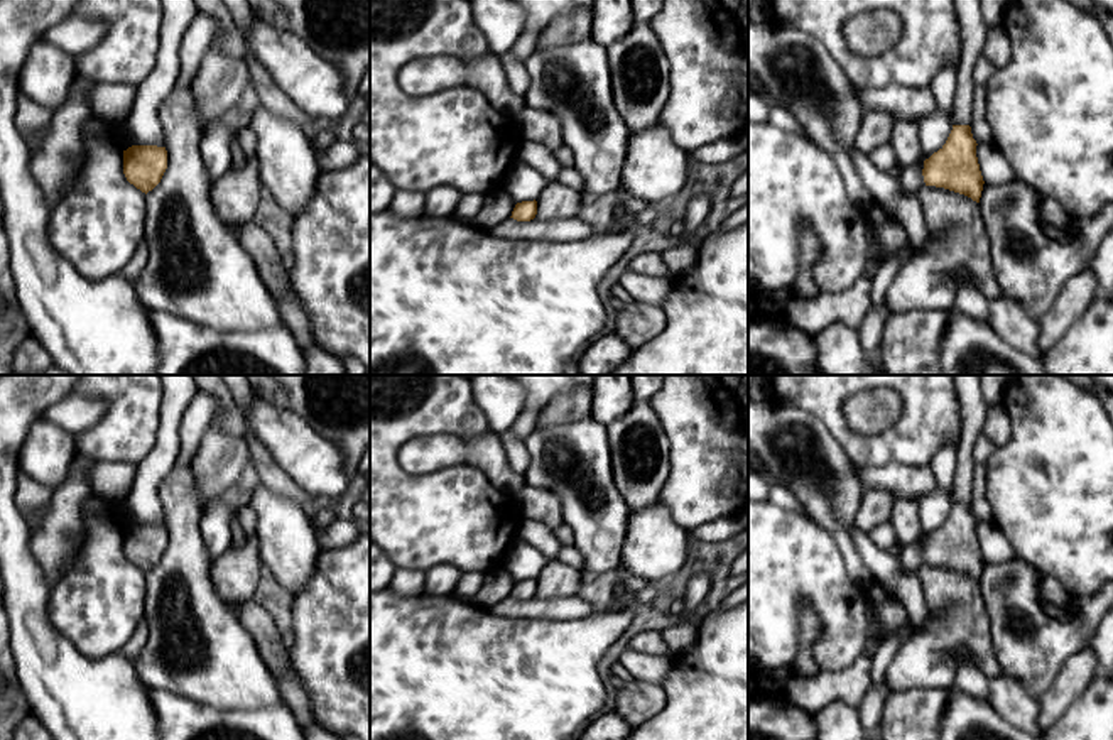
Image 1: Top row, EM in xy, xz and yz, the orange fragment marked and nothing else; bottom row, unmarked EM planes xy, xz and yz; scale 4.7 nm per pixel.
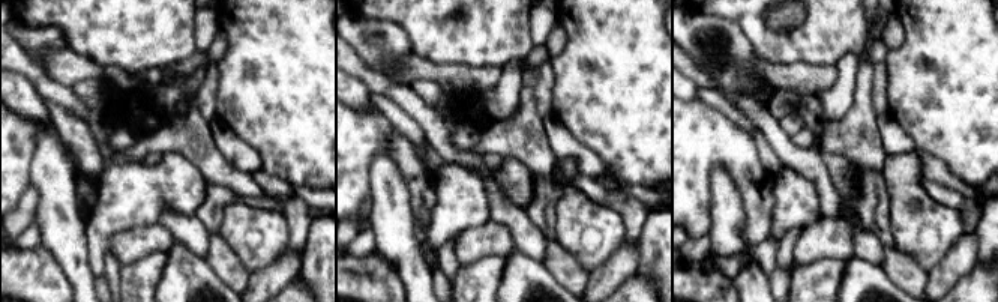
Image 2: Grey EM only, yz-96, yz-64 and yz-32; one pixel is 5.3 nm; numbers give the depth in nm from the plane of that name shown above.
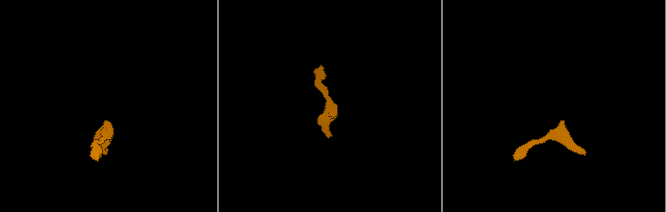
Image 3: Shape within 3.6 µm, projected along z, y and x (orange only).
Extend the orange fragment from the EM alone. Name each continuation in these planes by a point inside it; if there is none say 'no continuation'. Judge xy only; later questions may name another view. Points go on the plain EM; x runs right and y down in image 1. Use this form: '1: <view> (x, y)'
no continuation

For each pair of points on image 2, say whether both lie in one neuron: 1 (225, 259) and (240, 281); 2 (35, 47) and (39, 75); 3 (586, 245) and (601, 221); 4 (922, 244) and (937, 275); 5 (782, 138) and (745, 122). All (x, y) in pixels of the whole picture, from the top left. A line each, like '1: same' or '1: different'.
1: same
2: different
3: same
4: different
5: different

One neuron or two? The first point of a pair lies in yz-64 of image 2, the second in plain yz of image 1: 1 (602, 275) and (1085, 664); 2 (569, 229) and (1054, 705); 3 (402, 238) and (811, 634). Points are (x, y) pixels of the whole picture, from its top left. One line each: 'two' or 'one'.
1: one
2: two
3: one

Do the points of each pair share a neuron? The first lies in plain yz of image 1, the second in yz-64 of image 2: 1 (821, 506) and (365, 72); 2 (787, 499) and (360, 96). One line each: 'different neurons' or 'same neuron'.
1: different neurons
2: different neurons

